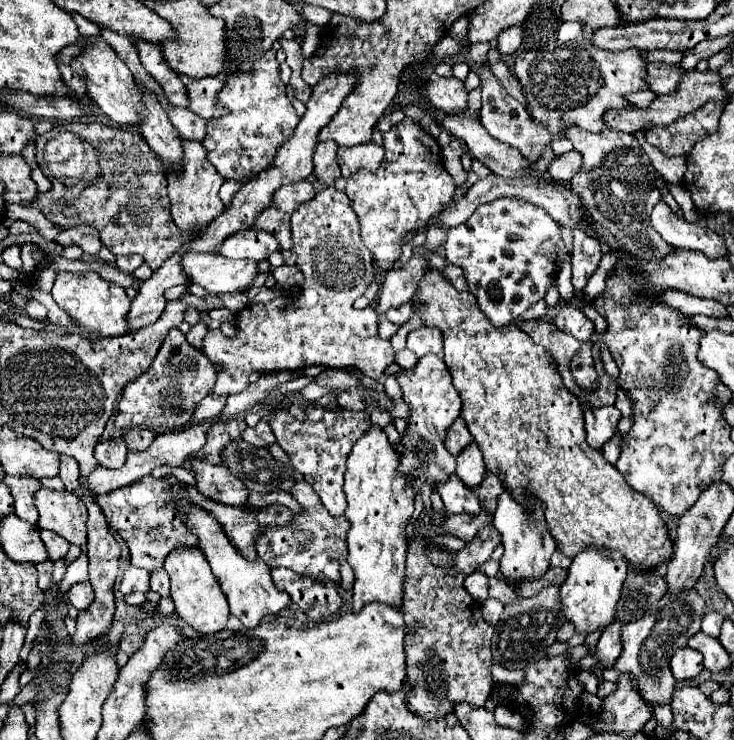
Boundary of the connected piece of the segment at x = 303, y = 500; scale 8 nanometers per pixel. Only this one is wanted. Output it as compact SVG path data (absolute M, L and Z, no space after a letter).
M293 470L293 478L297 482L293 488L293 498L303 506L303 512L295 514L295 520L289 526L265 528L257 538L257 554L271 568L283 566L301 576L311 576L313 580L327 578L327 580L339 582L341 580L339 564L347 556L345 536L349 530L349 522L345 516L333 518L329 512L325 512L325 506L321 504L315 490L295 470Z

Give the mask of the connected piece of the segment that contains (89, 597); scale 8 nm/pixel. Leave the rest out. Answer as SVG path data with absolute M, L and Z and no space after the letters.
M75 584L69 590L69 602L71 606L75 606L79 612L85 612L85 608L89 608L89 604L93 602L93 588L91 584Z

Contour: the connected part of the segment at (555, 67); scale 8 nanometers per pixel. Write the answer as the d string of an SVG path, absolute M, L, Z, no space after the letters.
M571 40L565 44L551 42L543 48L519 50L513 62L513 74L523 84L523 90L529 100L529 114L535 122L543 124L553 138L561 138L561 132L569 126L579 126L589 132L599 132L605 128L603 112L609 108L625 108L629 102L623 98L627 92L645 88L645 60L639 56L639 50L623 52L605 52L587 40Z

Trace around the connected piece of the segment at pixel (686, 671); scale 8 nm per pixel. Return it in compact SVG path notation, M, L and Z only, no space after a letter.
M691 648L677 650L671 658L671 672L679 682L699 676L701 670L703 670L703 656Z

